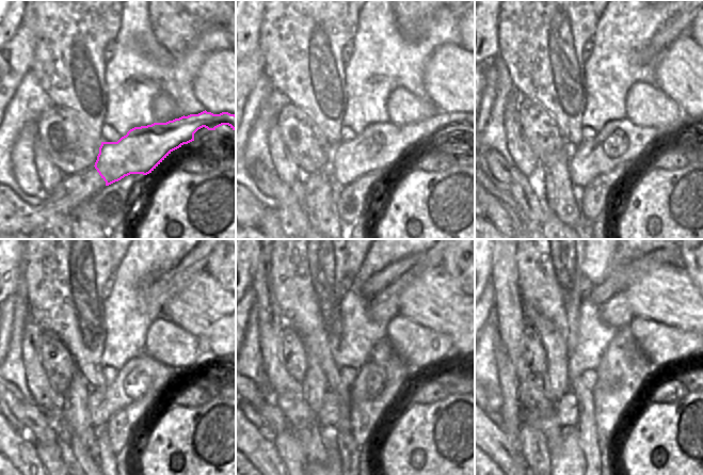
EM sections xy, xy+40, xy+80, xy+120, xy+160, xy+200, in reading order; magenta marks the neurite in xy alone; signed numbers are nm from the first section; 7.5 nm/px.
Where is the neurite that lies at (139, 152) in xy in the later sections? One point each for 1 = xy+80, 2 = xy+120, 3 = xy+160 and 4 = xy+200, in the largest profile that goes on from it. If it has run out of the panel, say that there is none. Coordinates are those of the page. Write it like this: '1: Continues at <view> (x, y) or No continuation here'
1: Continues at xy+80 (621, 141)
2: Continues at xy+120 (142, 376)
3: Continues at xy+160 (371, 379)
4: Continues at xy+200 (568, 408)

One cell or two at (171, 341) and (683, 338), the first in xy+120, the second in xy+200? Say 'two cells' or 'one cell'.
one cell

